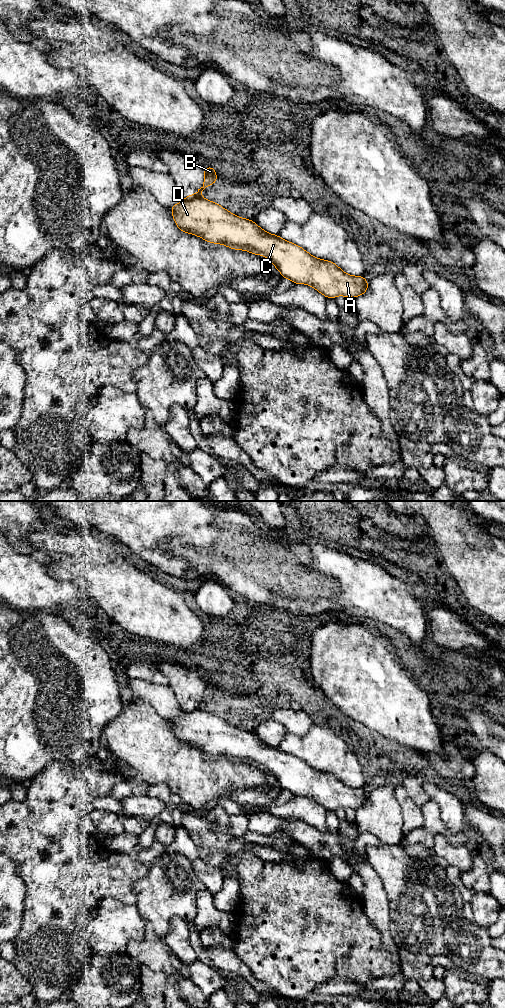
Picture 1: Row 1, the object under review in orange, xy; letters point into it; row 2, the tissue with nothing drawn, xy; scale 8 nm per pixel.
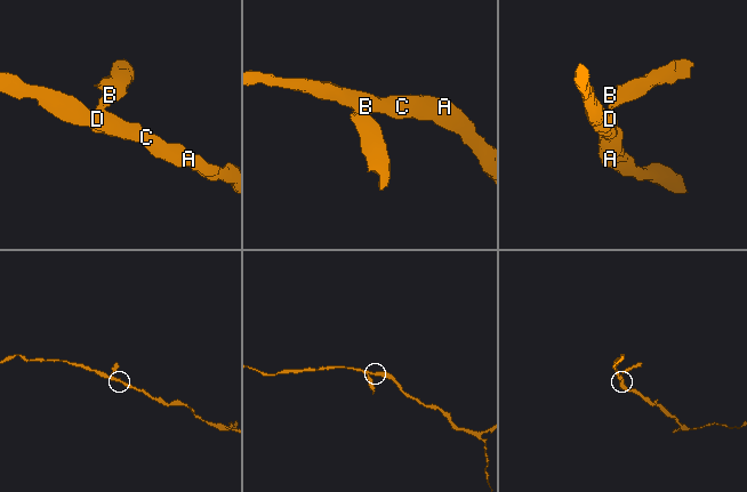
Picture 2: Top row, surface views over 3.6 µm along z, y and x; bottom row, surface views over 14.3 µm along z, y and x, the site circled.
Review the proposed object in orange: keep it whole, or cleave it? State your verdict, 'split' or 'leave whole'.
split

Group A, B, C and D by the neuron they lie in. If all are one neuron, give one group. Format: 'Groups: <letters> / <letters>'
Groups: A C D / B

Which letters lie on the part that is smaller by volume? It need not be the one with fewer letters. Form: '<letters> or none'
B

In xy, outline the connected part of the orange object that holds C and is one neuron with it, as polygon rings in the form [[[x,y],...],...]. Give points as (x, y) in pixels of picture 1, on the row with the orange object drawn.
[[[202,197],[170,206],[178,229],[209,243],[223,244],[267,257],[283,278],[307,284],[334,299],[338,295],[357,298],[368,289],[363,276],[346,274],[335,263],[316,258],[298,245],[270,234],[254,221],[238,217],[218,203]]]

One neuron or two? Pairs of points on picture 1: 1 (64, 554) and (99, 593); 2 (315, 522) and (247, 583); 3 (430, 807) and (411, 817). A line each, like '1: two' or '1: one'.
1: one
2: two
3: two

